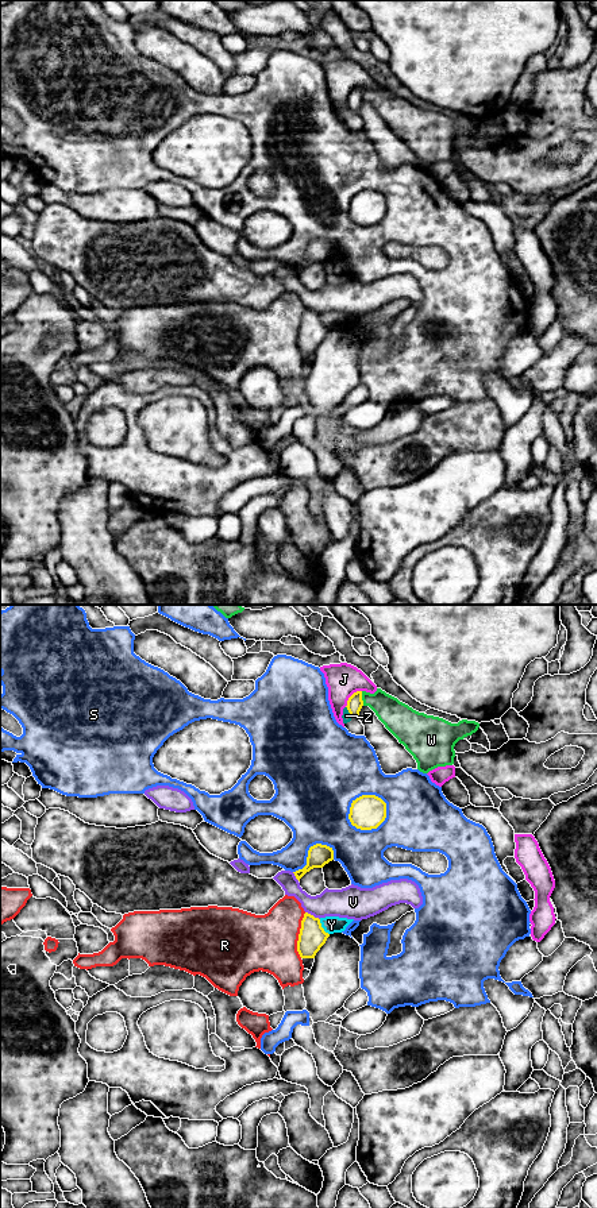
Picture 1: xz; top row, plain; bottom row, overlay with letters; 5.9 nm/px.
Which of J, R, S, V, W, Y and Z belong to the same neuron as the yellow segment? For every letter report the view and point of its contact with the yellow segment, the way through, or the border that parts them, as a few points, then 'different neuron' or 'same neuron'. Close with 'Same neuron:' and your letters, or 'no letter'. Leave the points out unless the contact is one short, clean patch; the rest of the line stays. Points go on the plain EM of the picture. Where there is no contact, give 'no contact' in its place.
J: xz (350, 92) | different neuron
R: xz (299, 331) | along xz (305, 308), (297, 336), (300, 352) | different neuron
S: xz (362, 190) | different neuron
V: xz (312, 311) | along xz (305, 307), (319, 315) | different neuron
W: xz (361, 93) | along xz (361, 87), (364, 100) | different neuron
Y: xz (322, 323) | different neuron
Z: xz (349, 107) | different neuron
Same neuron: no letter

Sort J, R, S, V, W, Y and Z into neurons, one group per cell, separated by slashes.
J / R / S / V / W / Y / Z

